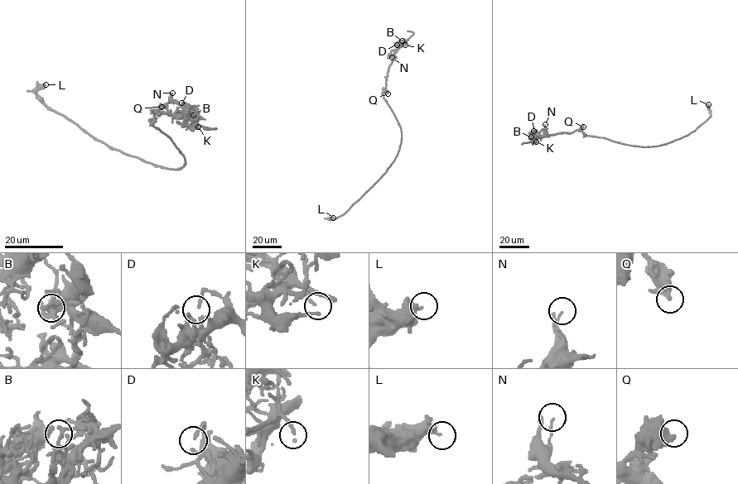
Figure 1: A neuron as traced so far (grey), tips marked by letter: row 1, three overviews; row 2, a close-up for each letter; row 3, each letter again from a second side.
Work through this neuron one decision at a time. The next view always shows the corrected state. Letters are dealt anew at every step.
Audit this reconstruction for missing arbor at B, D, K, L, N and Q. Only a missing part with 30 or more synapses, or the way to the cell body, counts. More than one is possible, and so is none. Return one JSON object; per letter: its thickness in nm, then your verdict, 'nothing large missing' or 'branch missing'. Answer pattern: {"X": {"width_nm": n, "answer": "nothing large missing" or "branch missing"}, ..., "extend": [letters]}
{"B": {"width_nm": 200, "answer": "nothing large missing"}, "D": {"width_nm": 150, "answer": "nothing large missing"}, "K": {"width_nm": 160, "answer": "nothing large missing"}, "L": {"width_nm": 400, "answer": "nothing large missing"}, "N": {"width_nm": 100, "answer": "nothing large missing"}, "Q": {"width_nm": 400, "answer": "nothing large missing"}, "extend": []}

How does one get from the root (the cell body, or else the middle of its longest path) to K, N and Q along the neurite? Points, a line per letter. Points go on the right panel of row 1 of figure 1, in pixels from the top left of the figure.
K: (629, 146), (585, 135), (580, 130), (539, 136), (534, 140), (536, 141)
N: (629, 146), (585, 135), (580, 130), (540, 136), (538, 132), (545, 124)
Q: (629, 146), (585, 135), (580, 129), (583, 126)

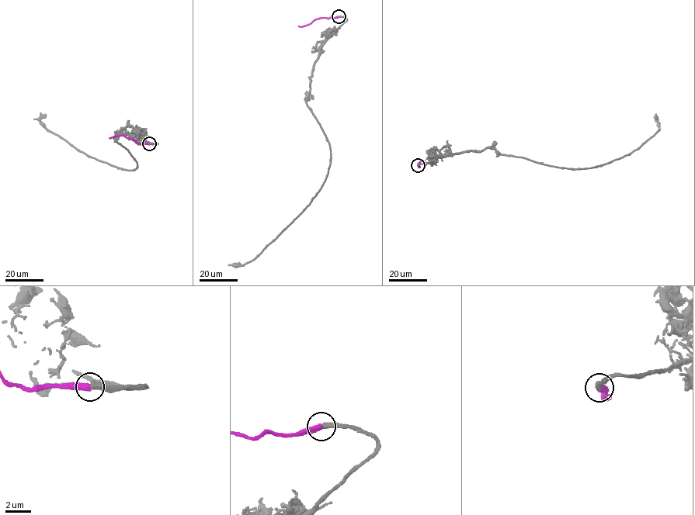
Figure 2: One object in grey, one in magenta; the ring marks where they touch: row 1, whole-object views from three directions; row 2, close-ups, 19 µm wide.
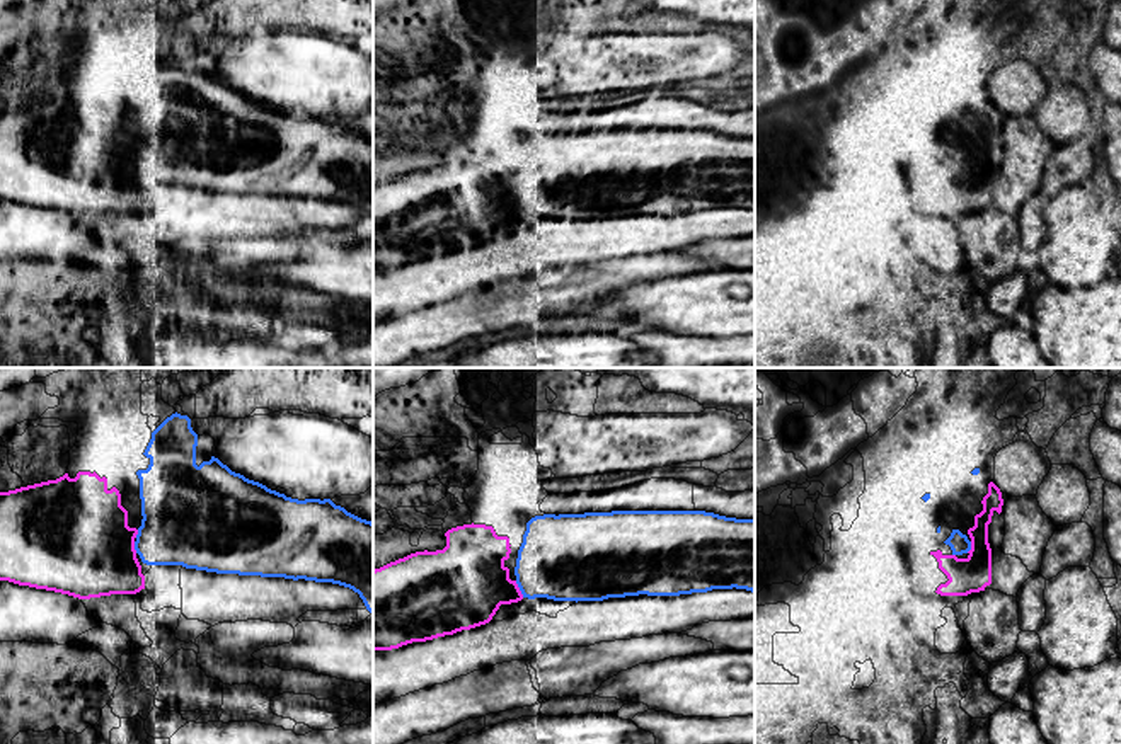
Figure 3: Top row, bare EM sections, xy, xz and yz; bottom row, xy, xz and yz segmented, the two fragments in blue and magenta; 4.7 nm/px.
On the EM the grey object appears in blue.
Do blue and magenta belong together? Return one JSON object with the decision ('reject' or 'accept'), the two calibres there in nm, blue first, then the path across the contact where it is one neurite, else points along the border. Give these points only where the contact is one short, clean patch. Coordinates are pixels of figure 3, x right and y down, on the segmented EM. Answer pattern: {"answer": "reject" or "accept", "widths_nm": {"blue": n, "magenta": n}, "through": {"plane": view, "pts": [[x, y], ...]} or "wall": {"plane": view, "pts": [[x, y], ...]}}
{"answer": "accept", "widths_nm": {"blue": 400, "magenta": 360}}

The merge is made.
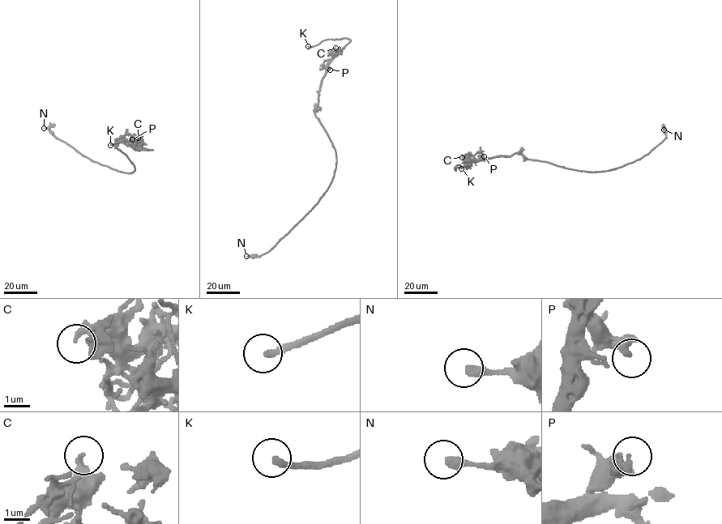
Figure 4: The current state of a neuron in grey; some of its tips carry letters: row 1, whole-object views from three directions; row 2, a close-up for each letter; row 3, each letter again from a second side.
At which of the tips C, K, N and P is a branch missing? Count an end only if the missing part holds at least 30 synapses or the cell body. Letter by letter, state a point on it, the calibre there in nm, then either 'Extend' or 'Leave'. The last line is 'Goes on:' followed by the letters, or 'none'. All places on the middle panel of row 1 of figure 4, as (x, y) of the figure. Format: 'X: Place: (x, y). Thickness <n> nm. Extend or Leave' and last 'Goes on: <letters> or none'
C: Place: (335, 48). Thickness 320 nm. Leave
K: Place: (308, 46). Thickness 260 nm. Extend
N: Place: (246, 256). Thickness 340 nm. Leave
P: Place: (330, 70). Thickness 400 nm. Leave
Goes on: K

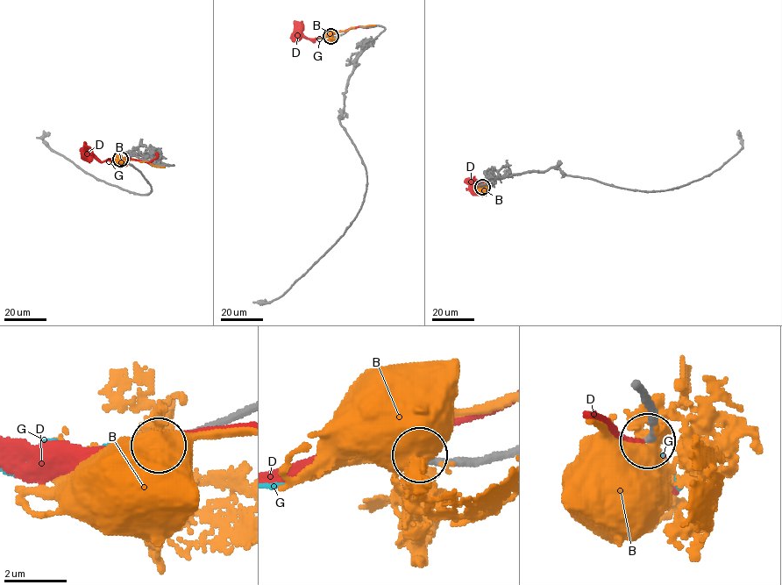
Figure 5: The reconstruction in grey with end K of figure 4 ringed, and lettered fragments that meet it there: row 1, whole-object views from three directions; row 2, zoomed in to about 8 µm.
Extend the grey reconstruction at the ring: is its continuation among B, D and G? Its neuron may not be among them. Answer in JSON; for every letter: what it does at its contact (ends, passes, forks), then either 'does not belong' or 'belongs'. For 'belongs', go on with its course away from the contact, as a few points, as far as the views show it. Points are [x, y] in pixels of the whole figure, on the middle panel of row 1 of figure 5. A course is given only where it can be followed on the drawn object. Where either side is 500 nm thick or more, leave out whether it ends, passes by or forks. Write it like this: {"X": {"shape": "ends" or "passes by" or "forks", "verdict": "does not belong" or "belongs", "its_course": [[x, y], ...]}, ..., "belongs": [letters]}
{"B": {"shape": "ends", "verdict": "does not belong"}, "D": {"shape": "passes by", "verdict": "does not belong"}, "G": {"shape": "ends", "verdict": "does not belong"}, "belongs": []}

